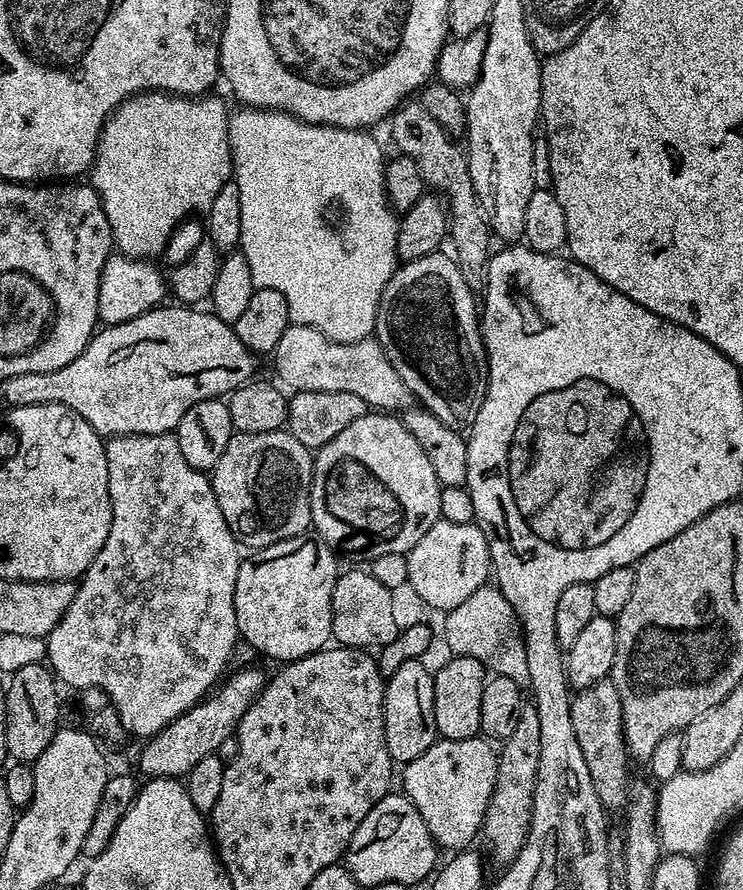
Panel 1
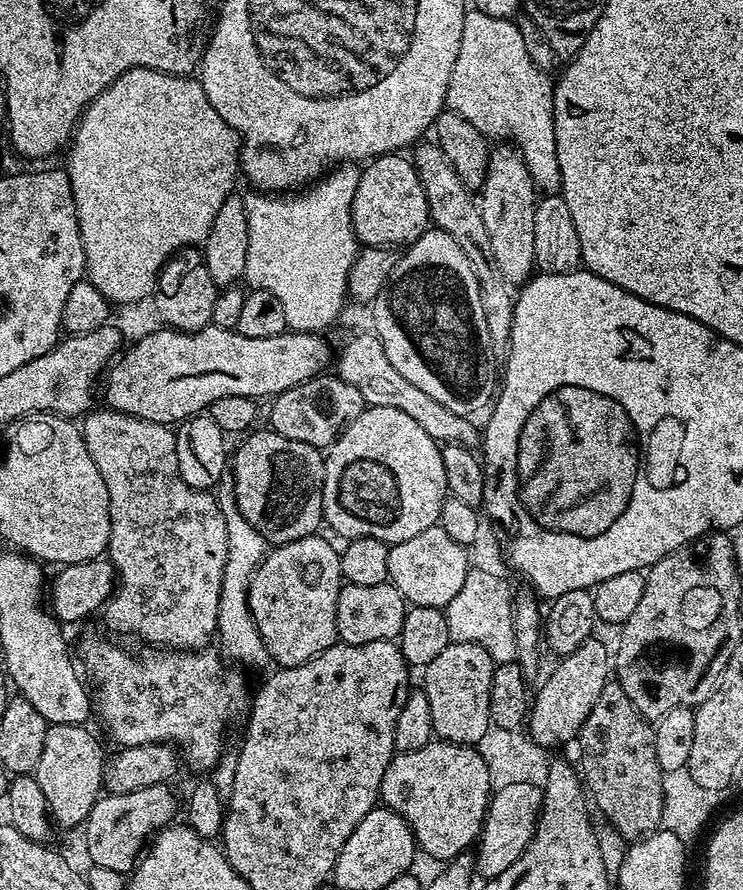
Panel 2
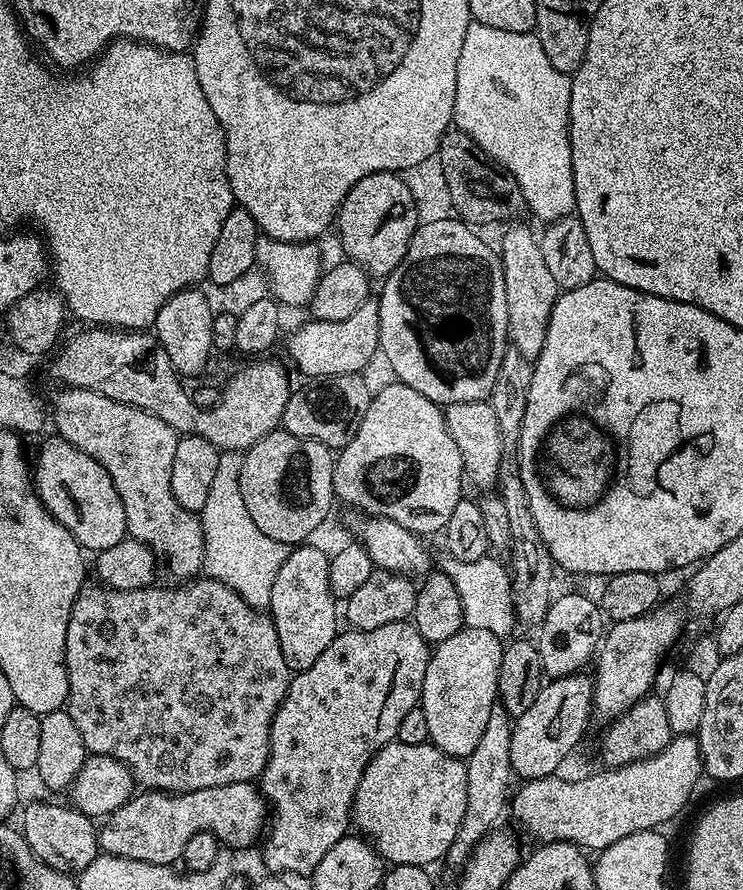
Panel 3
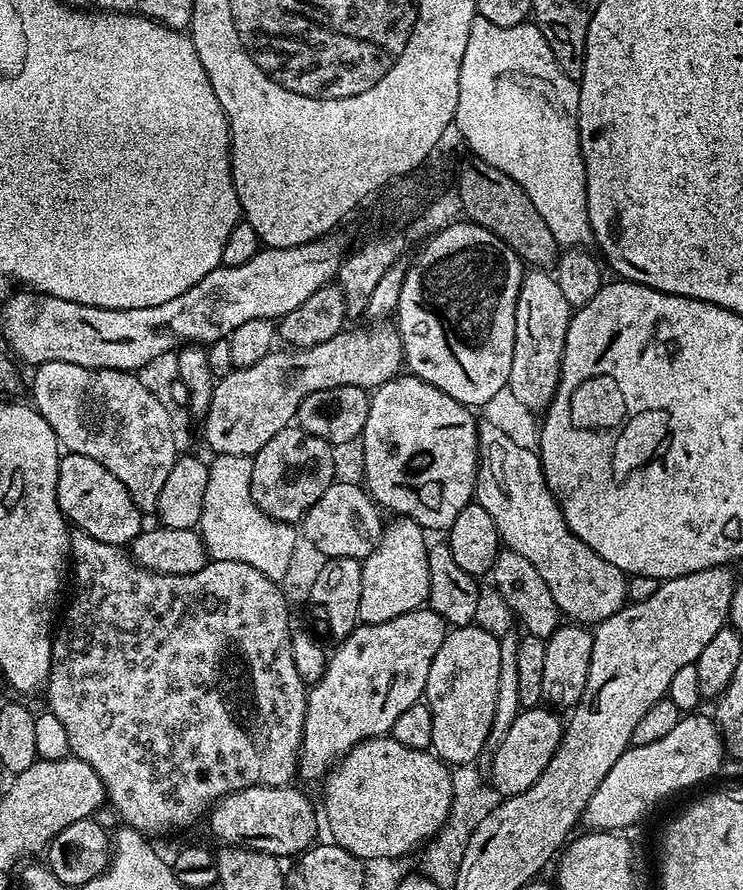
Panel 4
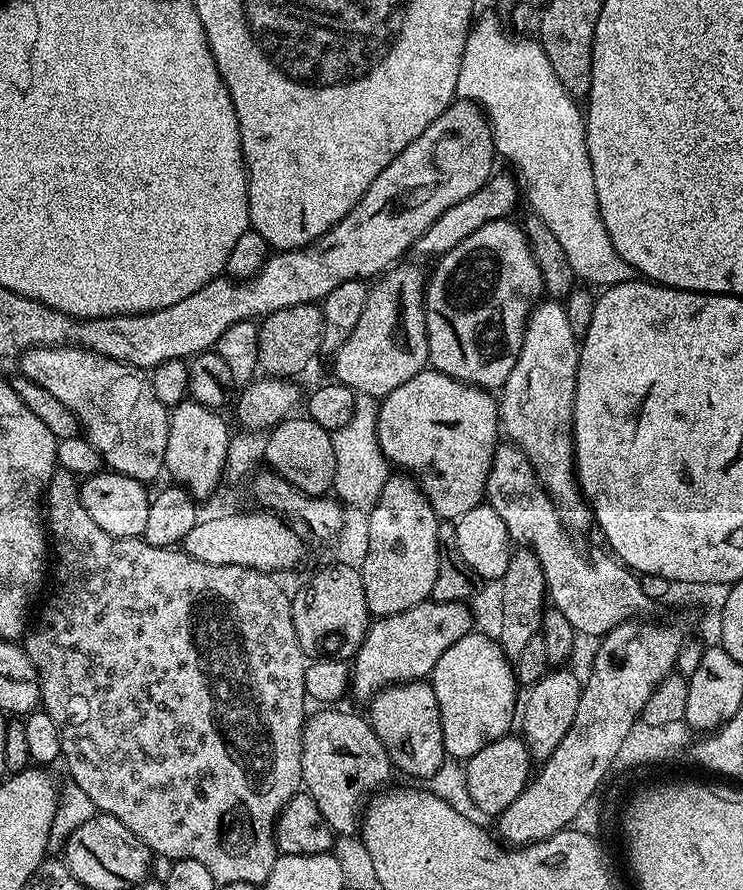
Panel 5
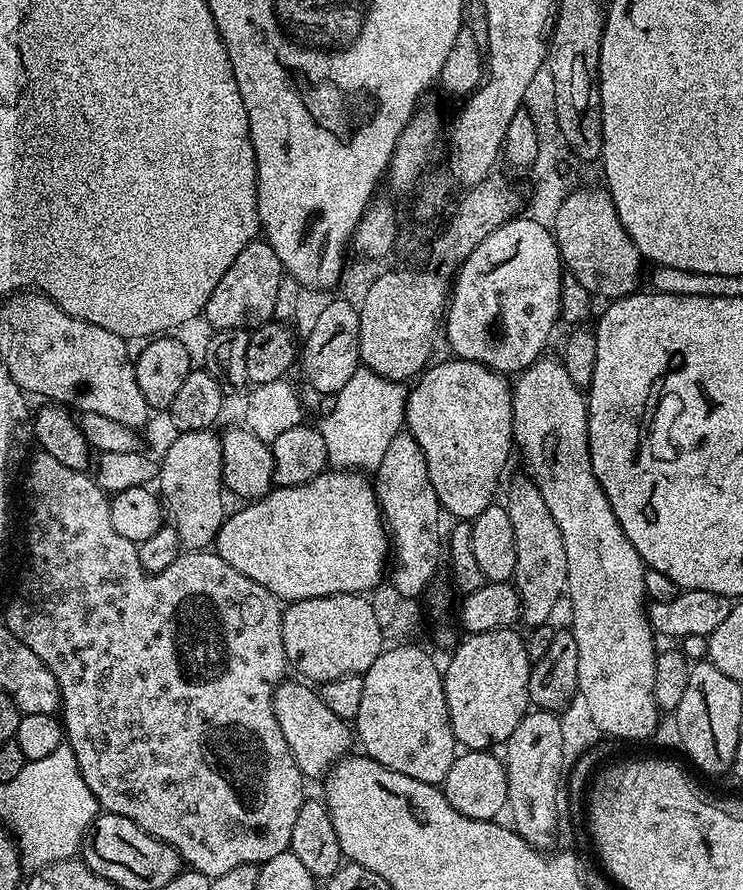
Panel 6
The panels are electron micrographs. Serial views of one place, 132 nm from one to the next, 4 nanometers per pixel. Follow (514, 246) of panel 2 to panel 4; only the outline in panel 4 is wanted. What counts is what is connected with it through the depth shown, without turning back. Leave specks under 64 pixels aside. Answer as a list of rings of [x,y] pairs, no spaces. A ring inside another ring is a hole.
[[[532,270],[525,275],[524,281],[520,283],[514,310],[514,354],[510,362],[508,388],[528,408],[547,409],[552,395],[556,393],[564,335],[572,320],[573,311],[562,290],[558,290],[555,275],[544,270]]]

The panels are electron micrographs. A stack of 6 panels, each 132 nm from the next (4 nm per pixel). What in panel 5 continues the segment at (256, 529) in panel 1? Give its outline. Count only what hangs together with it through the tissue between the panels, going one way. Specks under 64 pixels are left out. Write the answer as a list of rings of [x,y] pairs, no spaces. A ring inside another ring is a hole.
[[[285,418],[267,433],[264,442],[264,460],[286,482],[310,496],[323,496],[332,492],[334,482],[334,442],[332,433],[318,422],[307,418]]]

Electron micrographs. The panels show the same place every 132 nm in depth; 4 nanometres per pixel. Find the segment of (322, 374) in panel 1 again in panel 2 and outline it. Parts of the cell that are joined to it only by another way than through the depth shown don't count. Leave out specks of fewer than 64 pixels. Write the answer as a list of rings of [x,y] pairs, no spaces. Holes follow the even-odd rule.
[[[368,330],[361,336],[356,336],[341,352],[339,349],[334,368],[343,380],[358,389],[365,405],[373,408],[390,406],[394,410],[402,410],[402,414],[414,418],[414,422],[418,422],[418,426],[422,426],[422,430],[426,430],[426,434],[430,434],[430,438],[441,445],[472,446],[475,440],[477,443],[478,428],[471,424],[473,421],[469,417],[454,414],[454,410],[446,410],[442,402],[434,402],[430,394],[418,390],[414,382],[406,382],[406,378],[402,378],[402,374],[394,370],[394,365],[390,363],[390,358],[386,358],[386,350],[382,350],[382,342],[376,337],[375,331]]]

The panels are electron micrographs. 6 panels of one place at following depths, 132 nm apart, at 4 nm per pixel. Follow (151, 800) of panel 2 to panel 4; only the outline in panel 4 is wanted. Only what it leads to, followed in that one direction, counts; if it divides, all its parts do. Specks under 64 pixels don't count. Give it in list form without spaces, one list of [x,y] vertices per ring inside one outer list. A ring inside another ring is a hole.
[[[250,786],[216,801],[207,813],[208,828],[225,845],[265,852],[277,858],[299,857],[317,843],[318,808],[296,786]]]

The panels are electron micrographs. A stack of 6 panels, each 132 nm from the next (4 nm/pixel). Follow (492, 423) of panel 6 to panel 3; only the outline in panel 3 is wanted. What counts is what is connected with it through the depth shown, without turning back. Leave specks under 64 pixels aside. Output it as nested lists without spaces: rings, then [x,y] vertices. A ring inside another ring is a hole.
[[[391,383],[373,395],[366,418],[362,418],[362,426],[358,426],[358,434],[354,434],[335,457],[335,499],[357,508],[360,514],[390,518],[390,522],[398,522],[398,526],[406,526],[406,530],[417,534],[439,533],[446,522],[450,522],[450,514],[454,514],[454,506],[458,506],[462,498],[460,487],[466,484],[462,454],[458,454],[454,438],[450,438],[441,405],[410,386]]]

